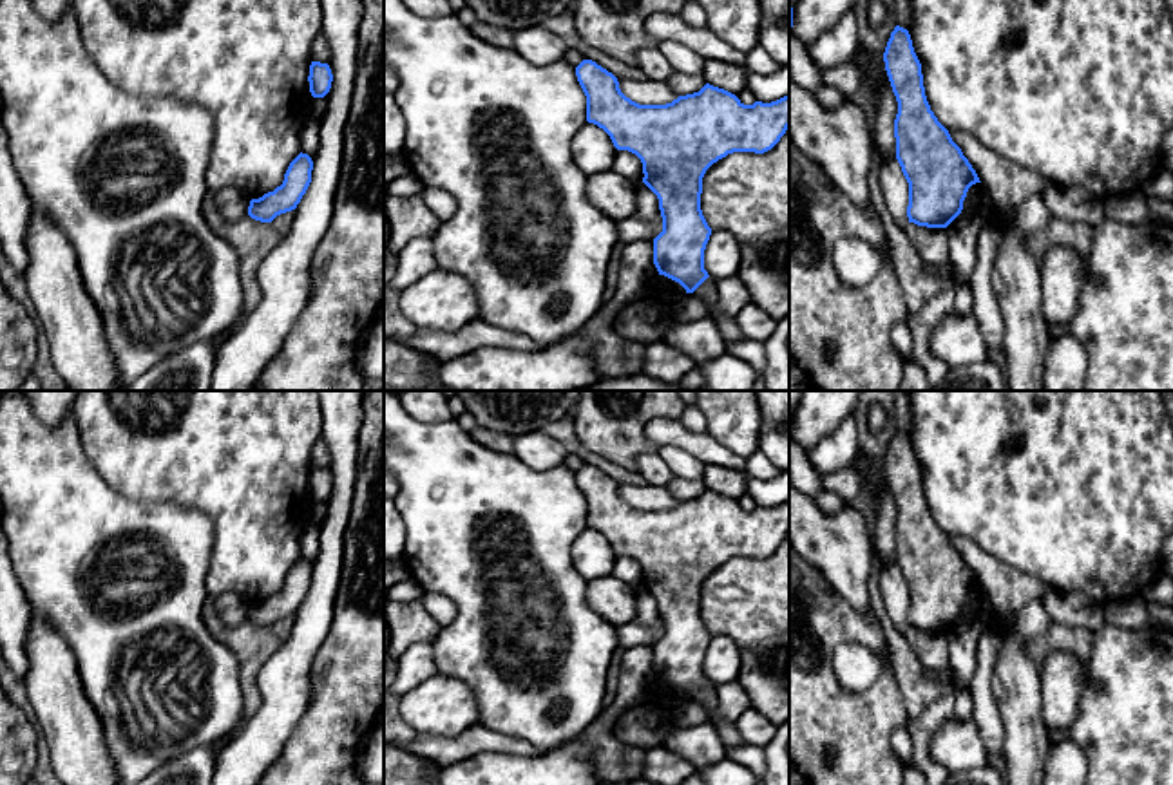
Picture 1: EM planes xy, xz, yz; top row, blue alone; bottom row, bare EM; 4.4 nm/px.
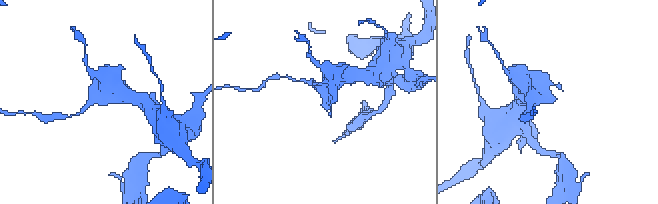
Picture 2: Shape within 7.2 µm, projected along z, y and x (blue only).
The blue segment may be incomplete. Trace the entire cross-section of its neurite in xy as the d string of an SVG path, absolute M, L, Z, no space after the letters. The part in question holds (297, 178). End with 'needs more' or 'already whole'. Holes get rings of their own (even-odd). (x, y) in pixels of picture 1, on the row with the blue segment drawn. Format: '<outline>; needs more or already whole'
M300 152L290 163L281 186L250 201L248 215L261 222L272 222L277 215L295 210L311 183L311 170L311 157Z; already whole

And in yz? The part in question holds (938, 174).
M894 27L883 61L898 101L896 159L909 183L909 222L947 228L961 213L968 188L981 181L930 110L907 29Z; already whole

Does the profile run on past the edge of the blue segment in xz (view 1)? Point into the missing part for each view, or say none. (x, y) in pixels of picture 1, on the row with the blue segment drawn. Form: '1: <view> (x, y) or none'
1: none

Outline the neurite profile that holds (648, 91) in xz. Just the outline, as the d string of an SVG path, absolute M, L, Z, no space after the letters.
M619 80L621 92L639 105L666 105L679 98L679 94L666 83L657 80Z

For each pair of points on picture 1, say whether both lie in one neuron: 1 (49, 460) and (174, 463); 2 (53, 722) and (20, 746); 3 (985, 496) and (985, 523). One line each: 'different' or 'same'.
1: different
2: different
3: same

